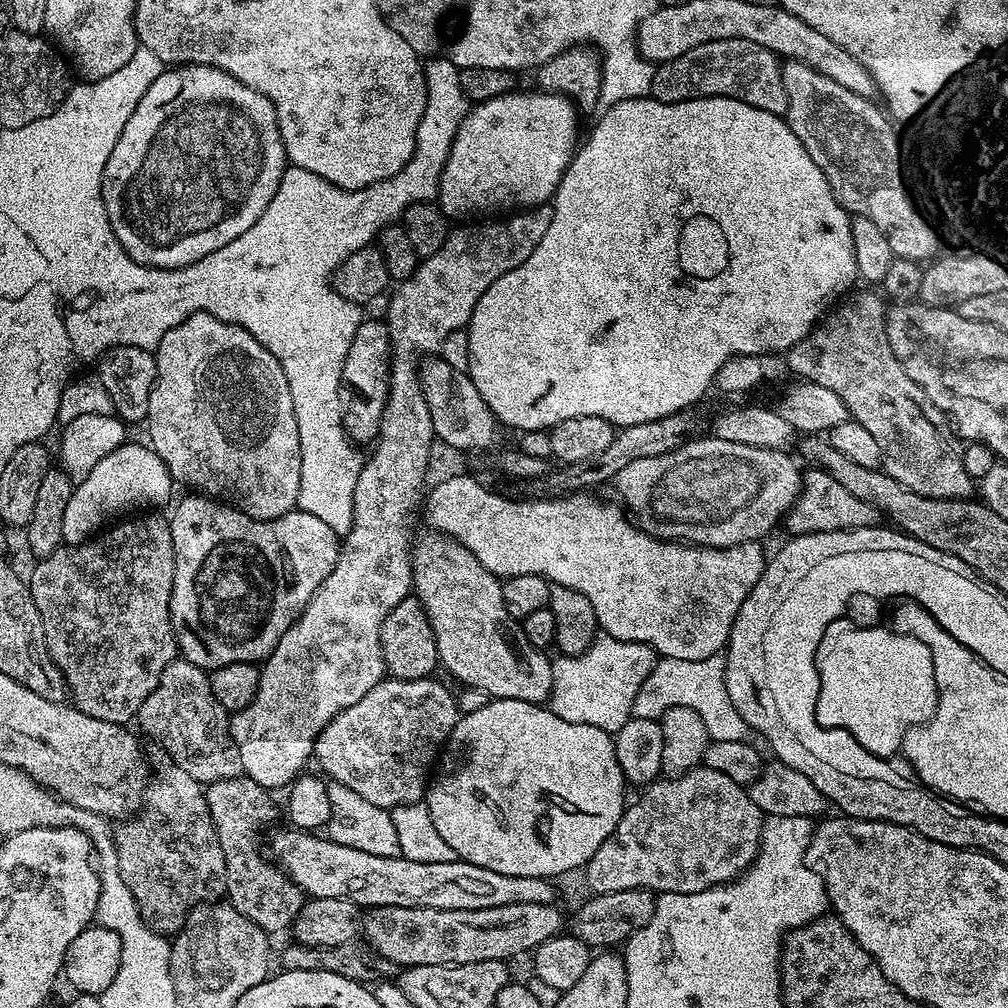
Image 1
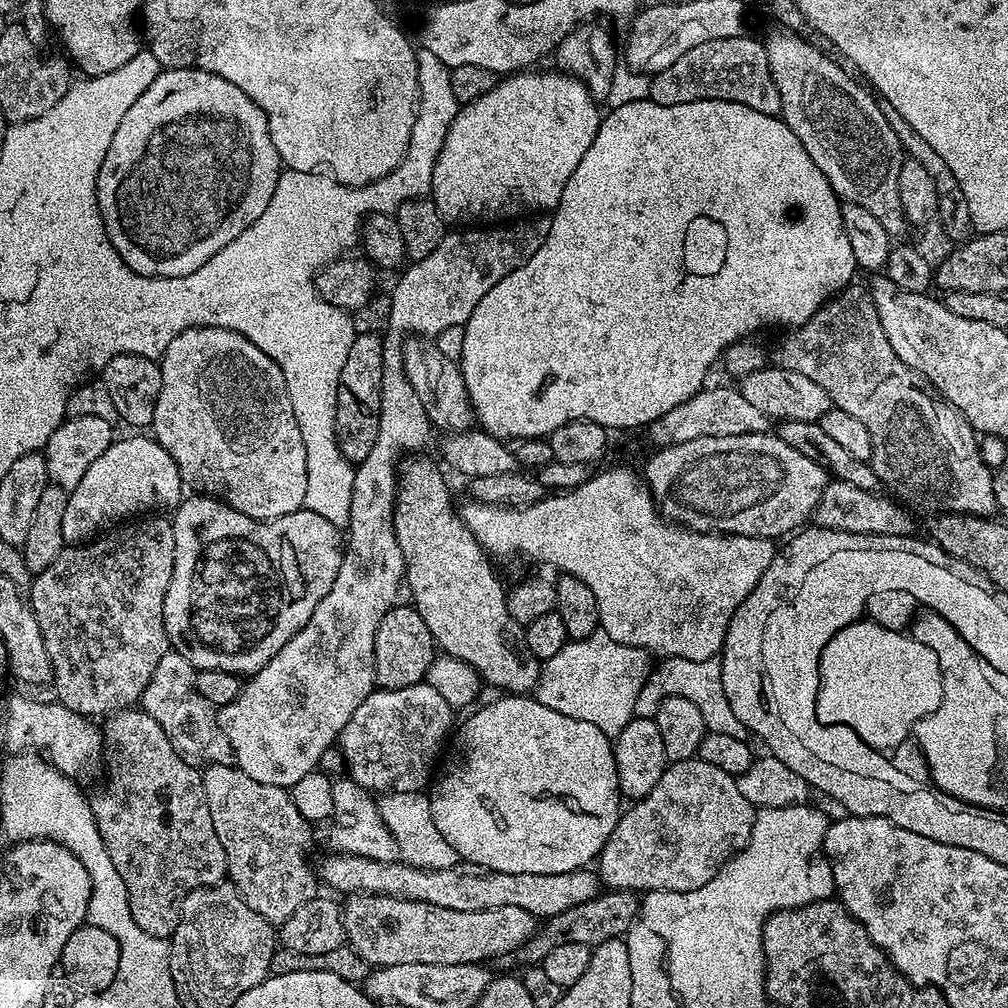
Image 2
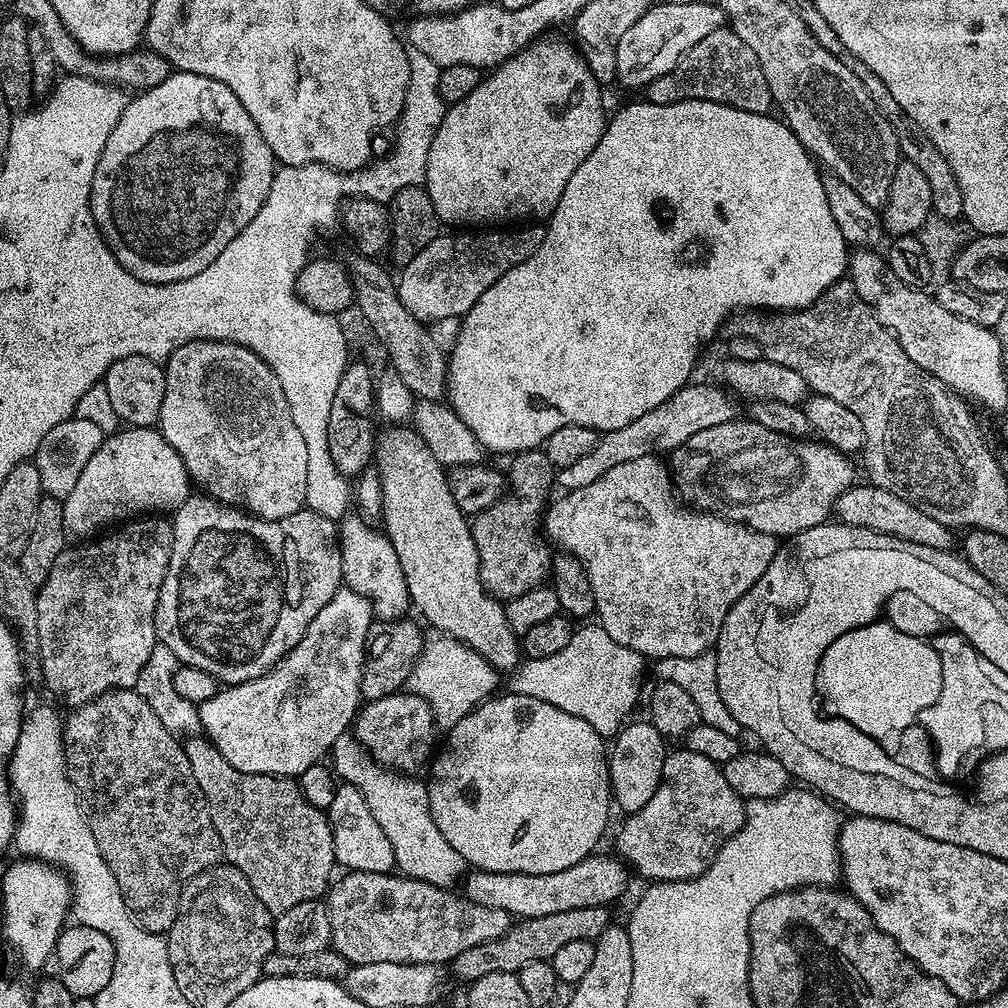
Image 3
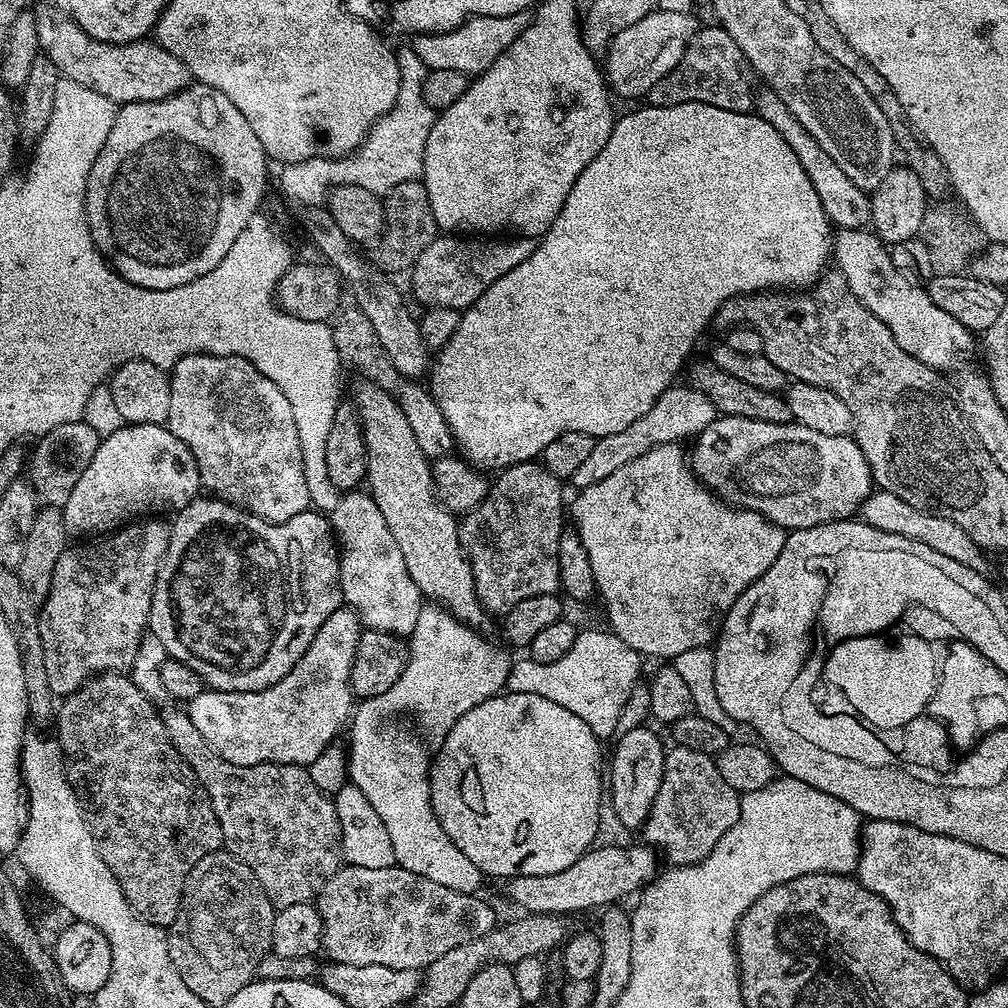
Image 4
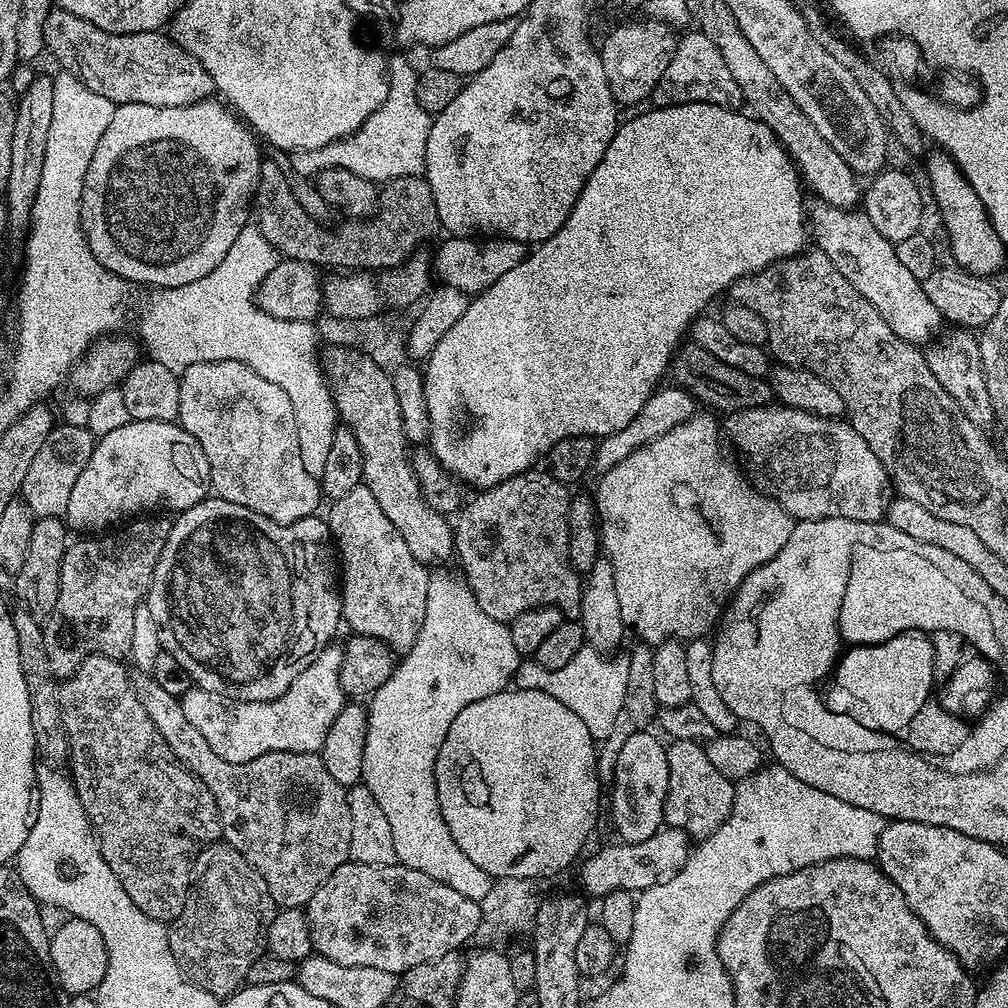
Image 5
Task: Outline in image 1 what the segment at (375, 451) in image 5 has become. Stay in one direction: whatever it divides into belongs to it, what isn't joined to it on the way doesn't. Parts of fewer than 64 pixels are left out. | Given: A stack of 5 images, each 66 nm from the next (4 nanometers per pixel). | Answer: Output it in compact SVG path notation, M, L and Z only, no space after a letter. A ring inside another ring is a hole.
M430 530L415 537L412 544L412 587L430 618L434 630L434 642L440 655L439 663L450 675L485 692L485 697L493 700L514 698L518 702L544 704L552 694L552 660L542 648L530 646L521 621L515 620L502 602L502 580L495 576L474 554L452 537Z

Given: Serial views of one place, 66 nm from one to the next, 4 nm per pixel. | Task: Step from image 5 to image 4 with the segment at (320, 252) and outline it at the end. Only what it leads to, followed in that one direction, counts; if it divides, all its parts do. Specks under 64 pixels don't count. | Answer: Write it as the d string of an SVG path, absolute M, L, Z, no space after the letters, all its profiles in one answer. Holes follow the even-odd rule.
M423 179L411 180L394 186L383 197L383 201L384 235L371 249L370 260L384 273L407 273L418 262L418 254L422 254L422 250L426 250L426 246L430 246L438 235L434 210L430 210L430 194L426 194Z

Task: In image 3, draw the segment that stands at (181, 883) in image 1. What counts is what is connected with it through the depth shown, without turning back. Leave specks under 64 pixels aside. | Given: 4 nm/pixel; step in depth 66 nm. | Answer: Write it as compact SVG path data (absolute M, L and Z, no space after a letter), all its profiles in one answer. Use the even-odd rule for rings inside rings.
M114 688L90 702L86 702L81 708L71 709L63 721L63 737L68 777L80 798L84 817L88 819L90 826L90 834L94 834L94 842L98 842L98 850L102 854L102 858L106 858L106 866L110 866L110 870L118 882L118 890L122 890L122 898L126 902L130 914L146 931L166 934L174 926L174 918L178 914L180 895L184 885L189 880L193 880L199 872L216 867L222 860L218 830L214 830L214 822L210 818L210 806L206 802L202 786L198 786L198 781L194 779L194 770L190 770L190 762L184 753L183 743L170 730L166 730L166 726L162 726L162 722L158 722L158 714L154 714L154 710L150 710L150 706L146 706L146 702L131 688ZM120 716L128 716L128 736L124 733L124 724L120 721Z

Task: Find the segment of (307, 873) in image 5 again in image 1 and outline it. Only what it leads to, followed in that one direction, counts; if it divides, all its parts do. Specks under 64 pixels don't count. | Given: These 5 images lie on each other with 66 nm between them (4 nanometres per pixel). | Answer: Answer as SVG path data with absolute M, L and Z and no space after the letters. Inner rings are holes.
M241 775L232 780L209 783L206 795L218 842L226 858L226 896L232 907L269 934L280 932L283 928L284 931L291 929L304 905L304 891L293 884L279 867L273 866L267 859L264 861L256 849L256 831L276 816L273 793Z

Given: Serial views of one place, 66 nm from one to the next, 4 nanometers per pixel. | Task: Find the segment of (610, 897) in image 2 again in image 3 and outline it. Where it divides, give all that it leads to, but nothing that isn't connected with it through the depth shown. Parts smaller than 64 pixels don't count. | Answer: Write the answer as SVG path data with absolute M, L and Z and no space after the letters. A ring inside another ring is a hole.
M585 906L582 910L561 910L559 914L542 914L542 918L517 919L509 928L508 933L494 942L486 942L482 946L474 946L470 950L462 950L458 958L450 962L450 972L460 980L471 982L486 974L495 972L518 973L528 962L539 960L551 961L558 949L570 942L579 940L596 941L610 923L608 908Z

